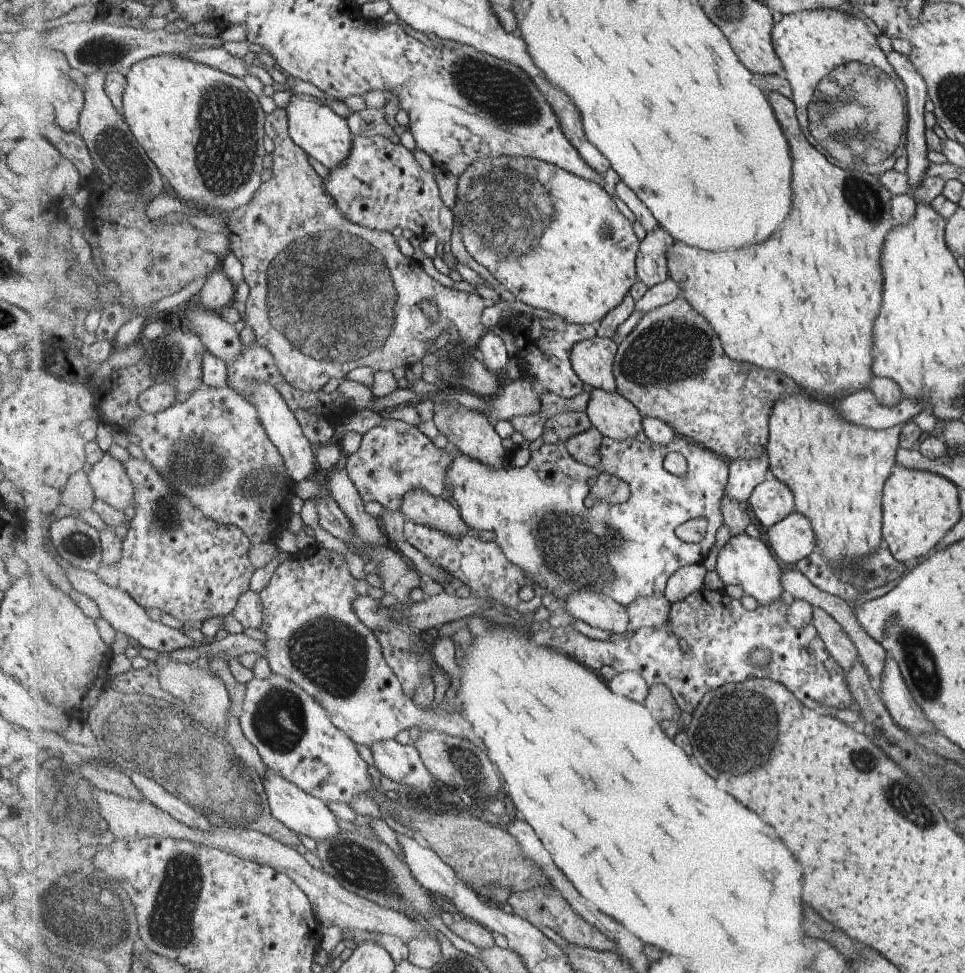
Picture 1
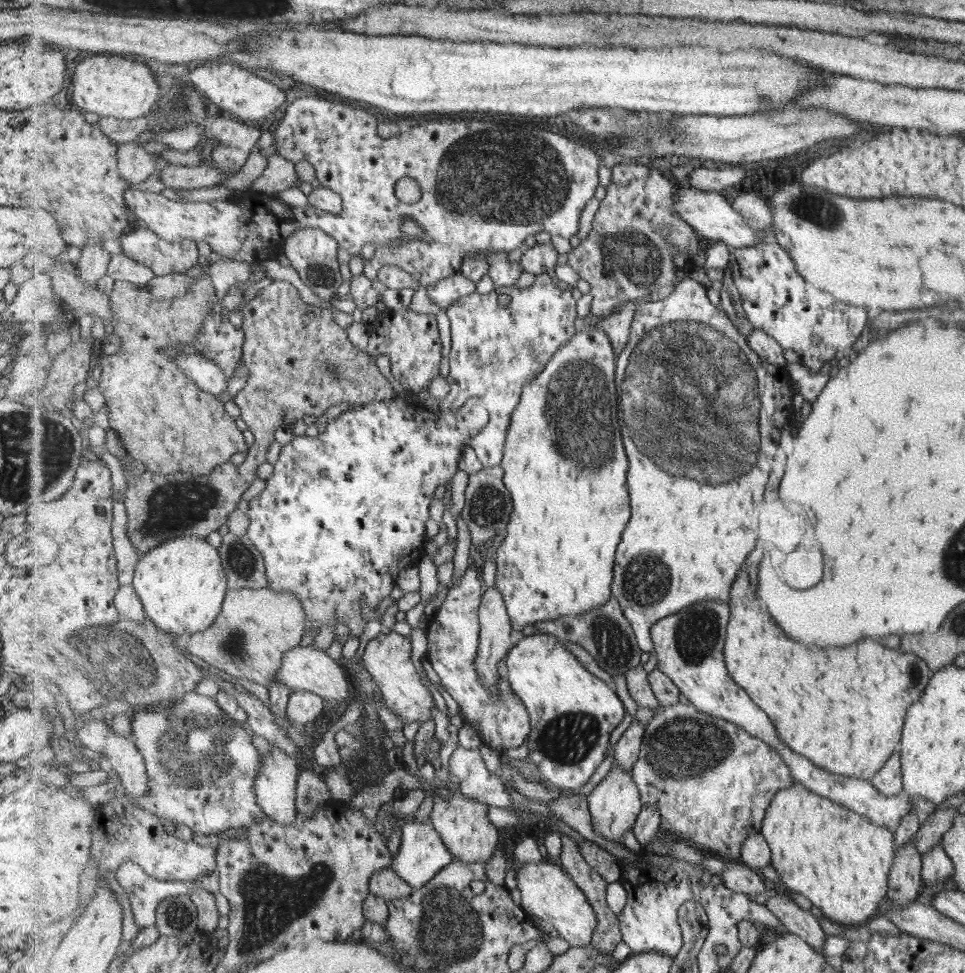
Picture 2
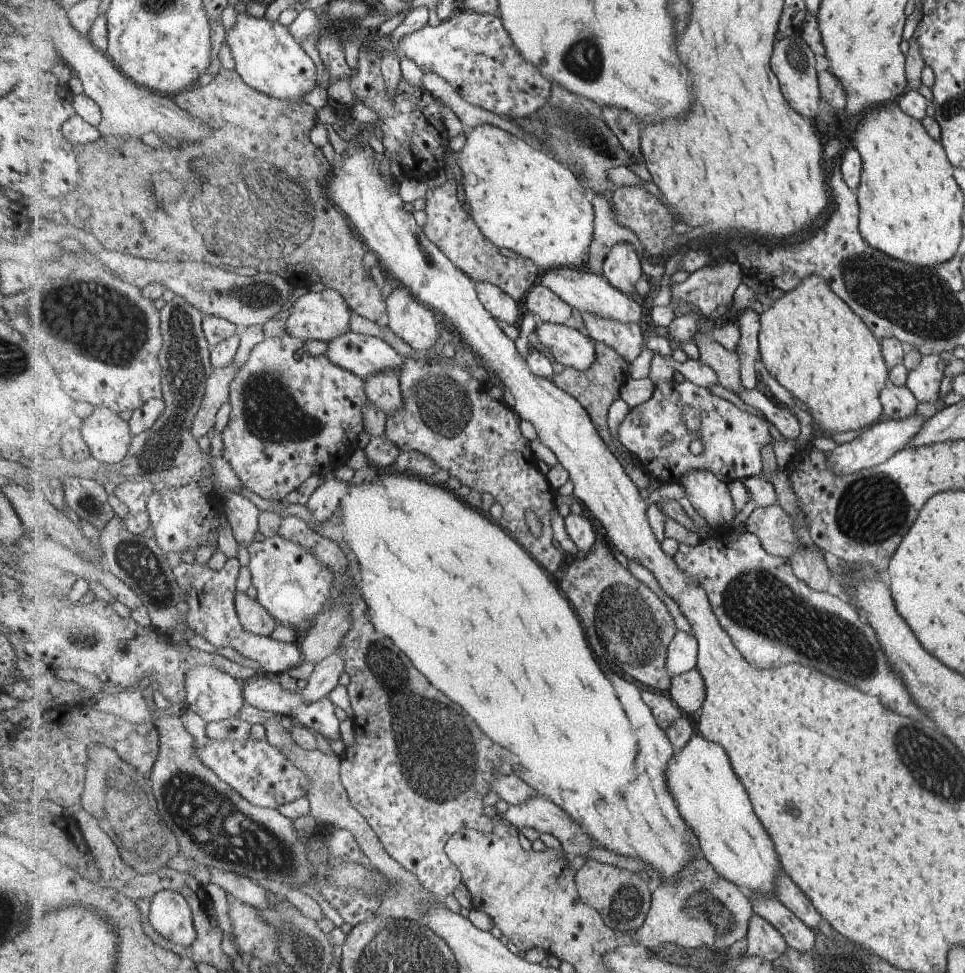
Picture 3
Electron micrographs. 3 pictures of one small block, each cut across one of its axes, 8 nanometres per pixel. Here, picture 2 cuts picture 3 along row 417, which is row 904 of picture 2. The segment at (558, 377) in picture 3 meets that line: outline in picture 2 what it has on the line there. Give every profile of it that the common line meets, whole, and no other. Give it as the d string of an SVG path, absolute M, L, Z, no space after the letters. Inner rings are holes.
M562 834L563 850L559 858L561 867L571 876L572 879L585 892L587 898L590 899L591 906L594 907L596 914L598 915L599 926L595 929L595 934L592 938L592 946L595 946L597 950L603 950L603 952L613 953L617 948L617 945L624 940L624 936L620 927L619 916L611 910L611 907L607 902L607 886L610 882L600 878L594 868L589 866L589 862L585 860L585 856L581 854L581 846L578 842L575 842L566 834Z

